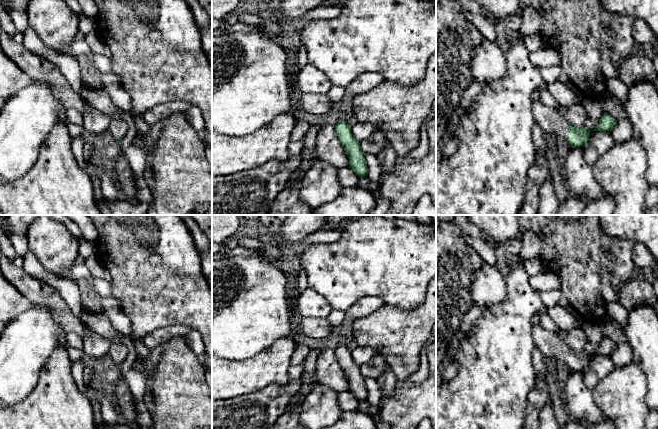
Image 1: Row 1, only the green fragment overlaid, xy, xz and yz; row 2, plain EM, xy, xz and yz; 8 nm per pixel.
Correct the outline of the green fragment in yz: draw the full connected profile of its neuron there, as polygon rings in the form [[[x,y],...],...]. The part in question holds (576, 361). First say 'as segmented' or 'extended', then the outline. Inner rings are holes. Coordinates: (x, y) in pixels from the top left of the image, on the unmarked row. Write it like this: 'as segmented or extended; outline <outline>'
extended; outline [[[541,325],[533,327],[532,337],[535,347],[544,357],[565,362],[572,372],[580,371],[589,364],[590,354],[585,350],[582,352],[573,351],[565,340],[543,328]]]

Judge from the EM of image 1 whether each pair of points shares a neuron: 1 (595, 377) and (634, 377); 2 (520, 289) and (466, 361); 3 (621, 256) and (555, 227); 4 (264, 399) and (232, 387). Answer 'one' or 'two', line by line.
1: two
2: one
3: one
4: two

